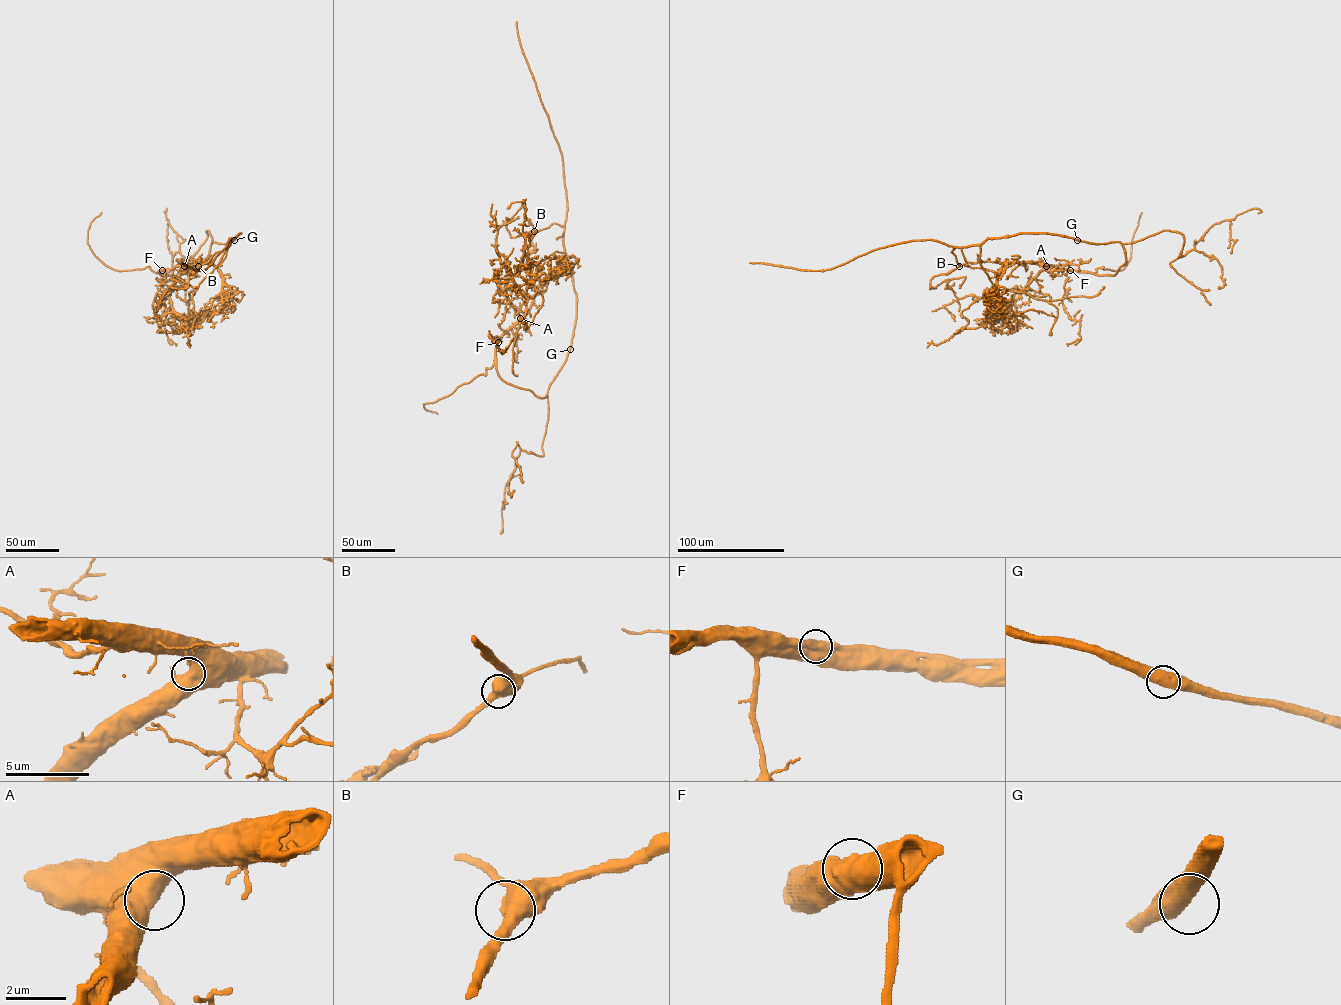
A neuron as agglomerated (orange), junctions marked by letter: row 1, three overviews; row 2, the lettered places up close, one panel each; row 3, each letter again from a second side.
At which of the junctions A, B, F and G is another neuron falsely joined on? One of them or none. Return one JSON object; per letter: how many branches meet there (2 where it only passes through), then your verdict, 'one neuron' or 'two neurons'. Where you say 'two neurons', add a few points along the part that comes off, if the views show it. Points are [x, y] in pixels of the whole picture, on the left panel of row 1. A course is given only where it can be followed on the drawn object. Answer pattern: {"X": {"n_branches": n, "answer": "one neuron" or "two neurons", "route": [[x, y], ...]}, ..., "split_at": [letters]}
{"A": {"n_branches": 1, "answer": "one neuron"}, "B": {"n_branches": 2, "answer": "one neuron"}, "F": {"n_branches": 1, "answer": "one neuron"}, "G": {"n_branches": 2, "answer": "one neuron"}, "split_at": []}

